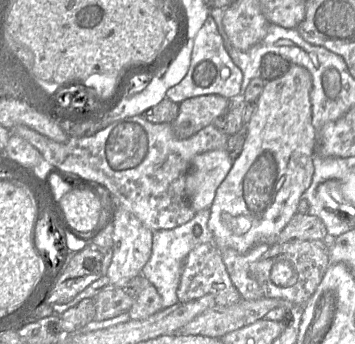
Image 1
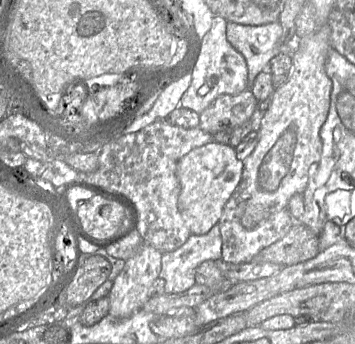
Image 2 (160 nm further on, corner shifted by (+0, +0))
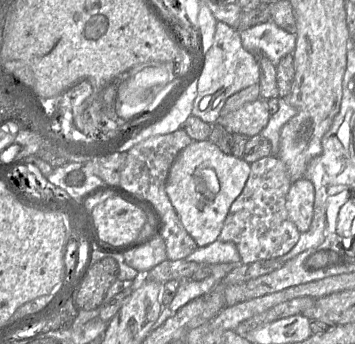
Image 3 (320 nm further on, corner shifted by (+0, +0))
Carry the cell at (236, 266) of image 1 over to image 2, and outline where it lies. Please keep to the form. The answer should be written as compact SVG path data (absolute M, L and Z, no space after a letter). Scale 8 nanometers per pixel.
M241 180L238 188L226 203L219 219L218 224L222 237L222 260L225 262L233 264L251 262L261 250L282 239L296 222L288 209L282 209L262 220L255 228L246 229L241 224L241 218L245 212L248 198L249 194Z

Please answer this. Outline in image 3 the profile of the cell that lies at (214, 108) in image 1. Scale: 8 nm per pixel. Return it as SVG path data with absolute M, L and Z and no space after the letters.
M258 98L248 102L238 110L219 117L221 124L232 134L242 134L249 138L258 135L265 128L270 118L267 100Z

